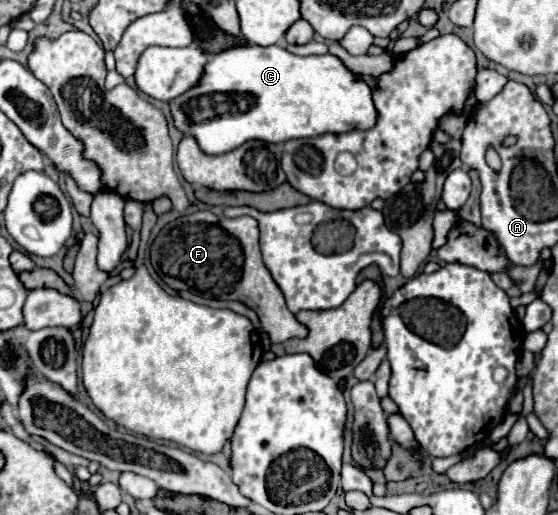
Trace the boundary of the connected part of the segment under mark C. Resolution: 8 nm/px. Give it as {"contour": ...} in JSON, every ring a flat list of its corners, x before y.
{"contour":[[245,44,209,56,201,80,193,88,189,88,189,92,183,92,181,96,169,100,169,108,175,128,185,136,193,136,199,148,209,156,231,152,247,140,277,144,293,138,321,136,327,132,341,134,349,130,367,130,377,120,371,88,365,82,357,80,357,76,349,72,339,58,331,54,295,56,277,44,267,48]]}

